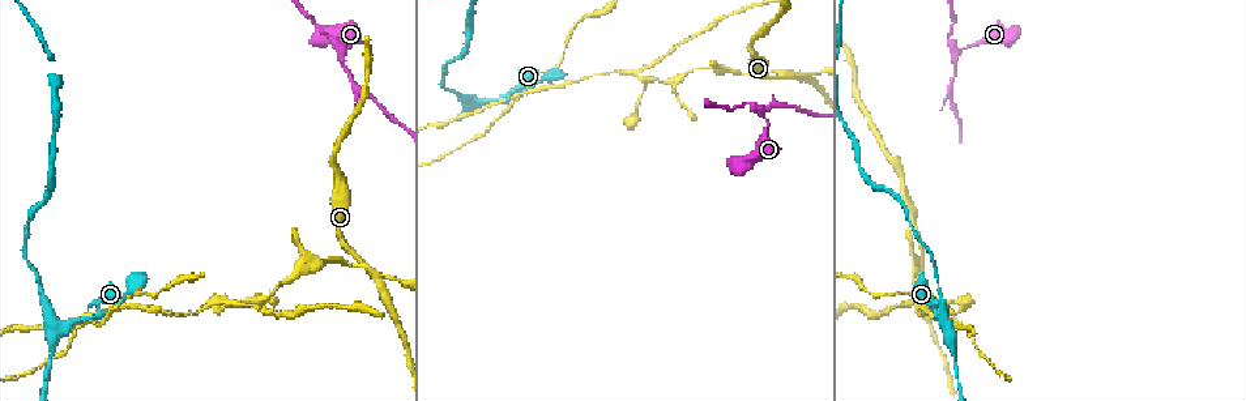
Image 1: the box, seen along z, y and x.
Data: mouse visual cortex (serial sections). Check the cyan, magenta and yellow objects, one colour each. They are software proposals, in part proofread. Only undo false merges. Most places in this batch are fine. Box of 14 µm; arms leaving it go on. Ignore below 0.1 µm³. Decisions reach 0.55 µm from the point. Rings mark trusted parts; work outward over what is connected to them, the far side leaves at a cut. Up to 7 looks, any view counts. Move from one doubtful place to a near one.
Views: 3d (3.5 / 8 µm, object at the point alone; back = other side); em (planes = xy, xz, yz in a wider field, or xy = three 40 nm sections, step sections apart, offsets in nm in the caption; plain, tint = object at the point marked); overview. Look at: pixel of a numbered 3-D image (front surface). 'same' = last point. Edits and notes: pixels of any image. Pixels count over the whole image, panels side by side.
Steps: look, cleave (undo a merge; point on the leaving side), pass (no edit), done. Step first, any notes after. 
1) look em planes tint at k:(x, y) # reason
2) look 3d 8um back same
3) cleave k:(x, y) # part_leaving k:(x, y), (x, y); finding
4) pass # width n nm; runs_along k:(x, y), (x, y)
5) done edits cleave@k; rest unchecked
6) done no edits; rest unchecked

look 3d 3.5um at 1:(363, 264) # arms part here

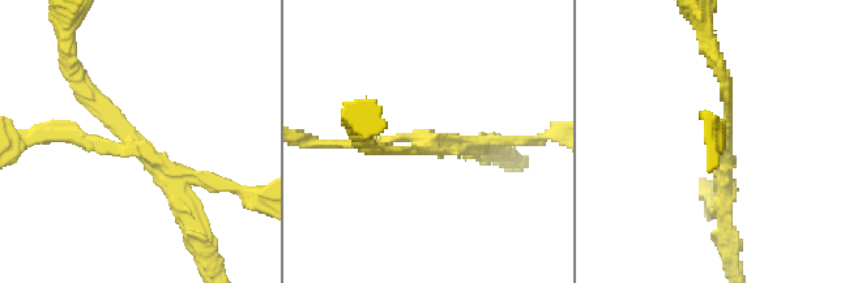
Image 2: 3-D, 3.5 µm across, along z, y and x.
look em xy step 5 tint at 2:(136, 144) # arms 3; arm_widths 150, 150, 250 nm; now the EM

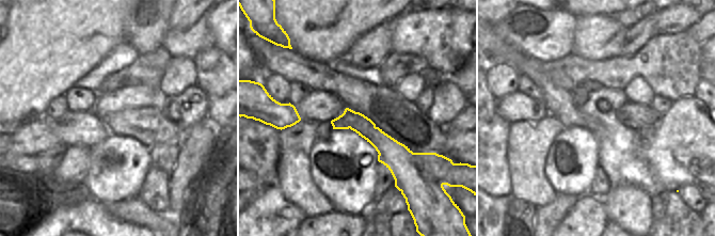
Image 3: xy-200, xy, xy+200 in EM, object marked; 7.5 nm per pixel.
cleave 2:(235, 188) # part_leaving 2:(135, 145), (26, 141); a second cell is stuck on

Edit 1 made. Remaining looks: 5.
look overview

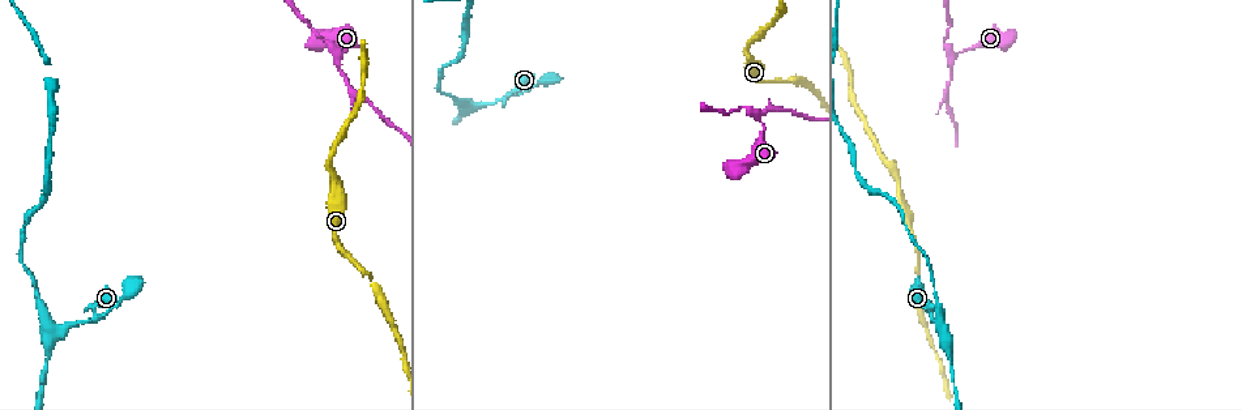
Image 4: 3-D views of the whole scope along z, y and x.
look 3d 3.5um at 4:(952, 54) # a narrow waist

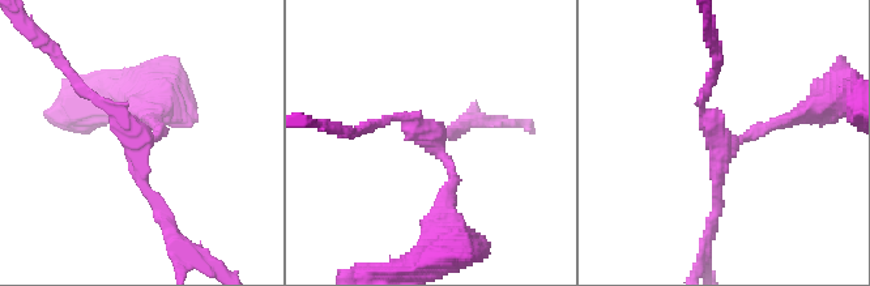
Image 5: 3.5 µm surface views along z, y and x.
look em xy step 3 tint at 5:(726, 146) # arms 3; arm_widths 100, 150, 150 nm; need the tissue

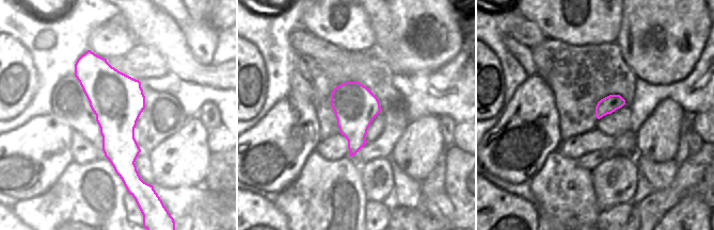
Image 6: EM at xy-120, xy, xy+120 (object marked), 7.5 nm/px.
pass # runs_along 5:(790, 115), (724, 148), (711, 227); all the same cell

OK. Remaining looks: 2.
look 3d 3.5um at 4:(942, 328) # abrupt turn

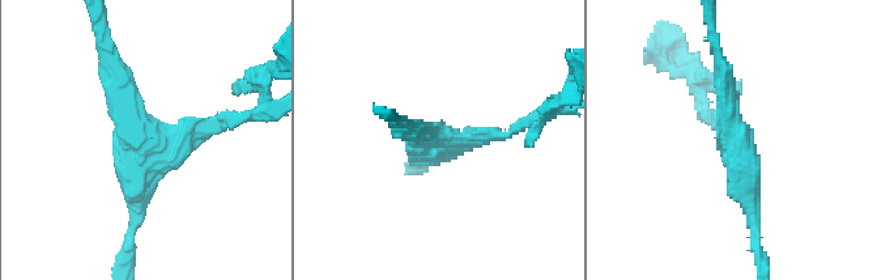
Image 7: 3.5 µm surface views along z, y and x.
look em xy step 1 tint at 7:(162, 142) # arms 3; arm_widths 150, 250, 350 nm; shape alone is not enough

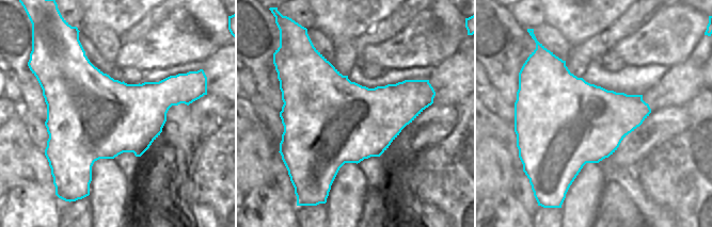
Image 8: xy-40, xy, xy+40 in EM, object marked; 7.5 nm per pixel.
pass # width 700 nm; runs_along 7:(239, 119), (143, 140), (115, 76); one cell here

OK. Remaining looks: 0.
done edits cleave@2; rest unchecked

